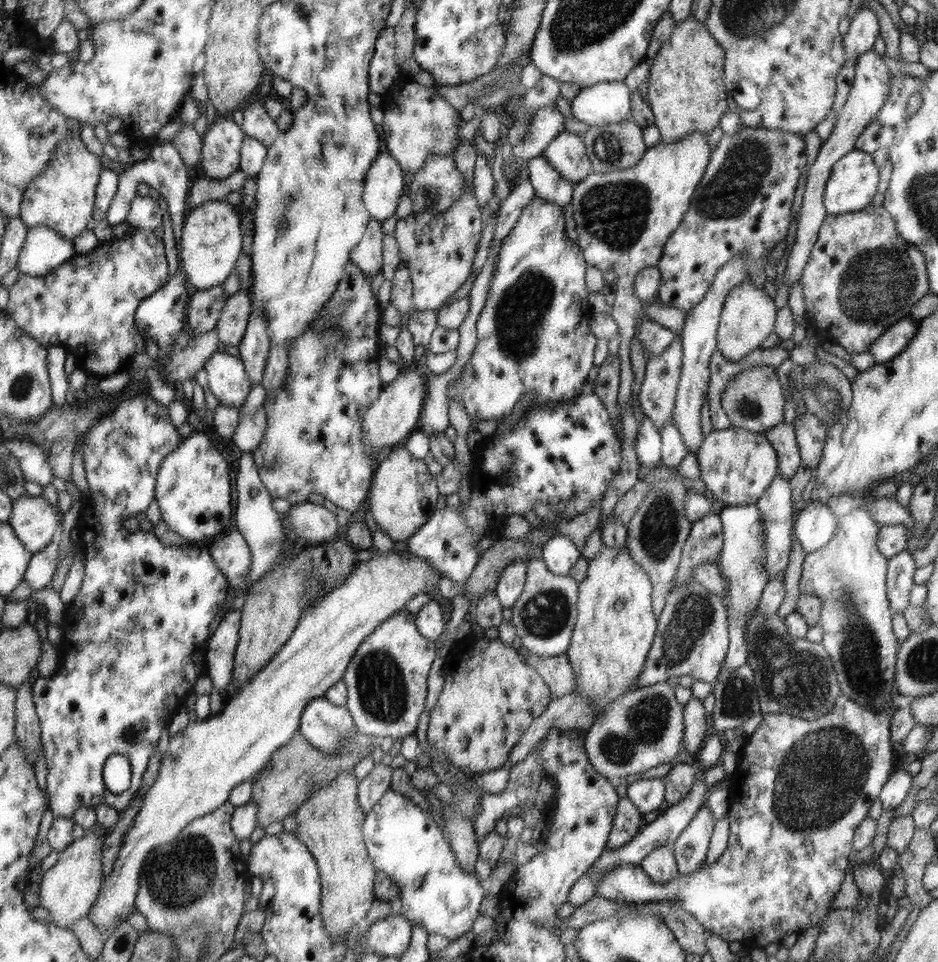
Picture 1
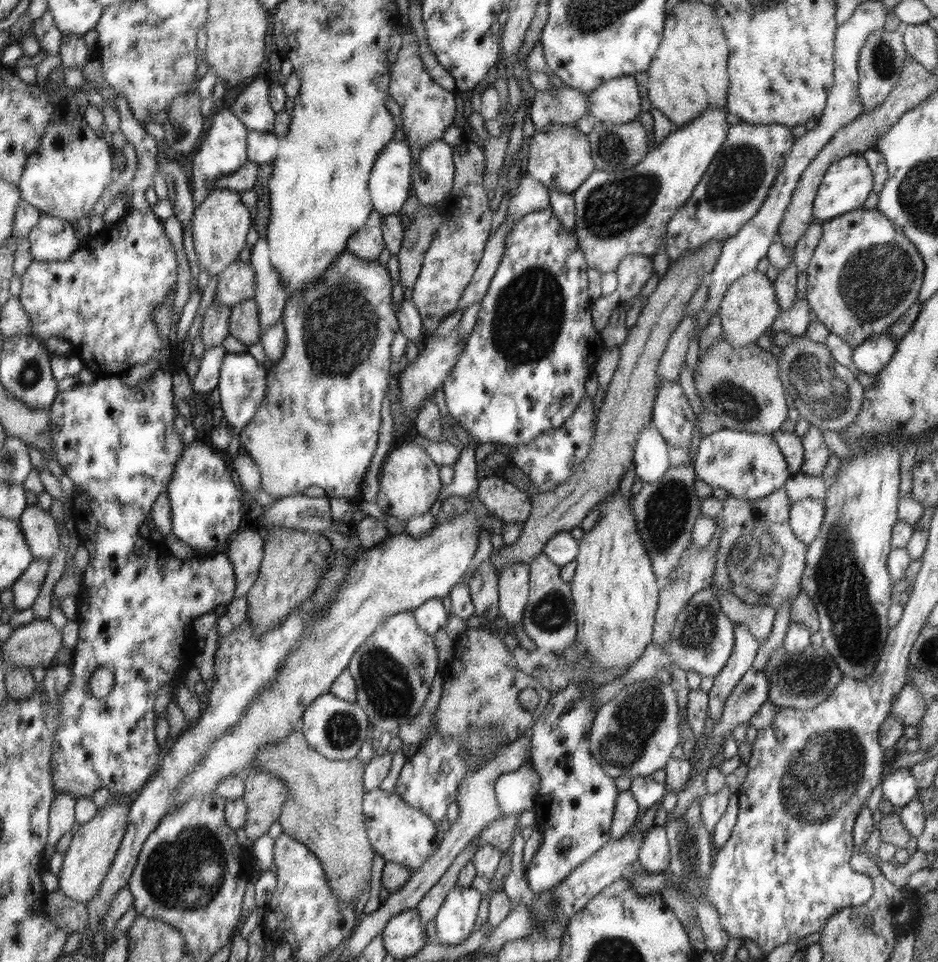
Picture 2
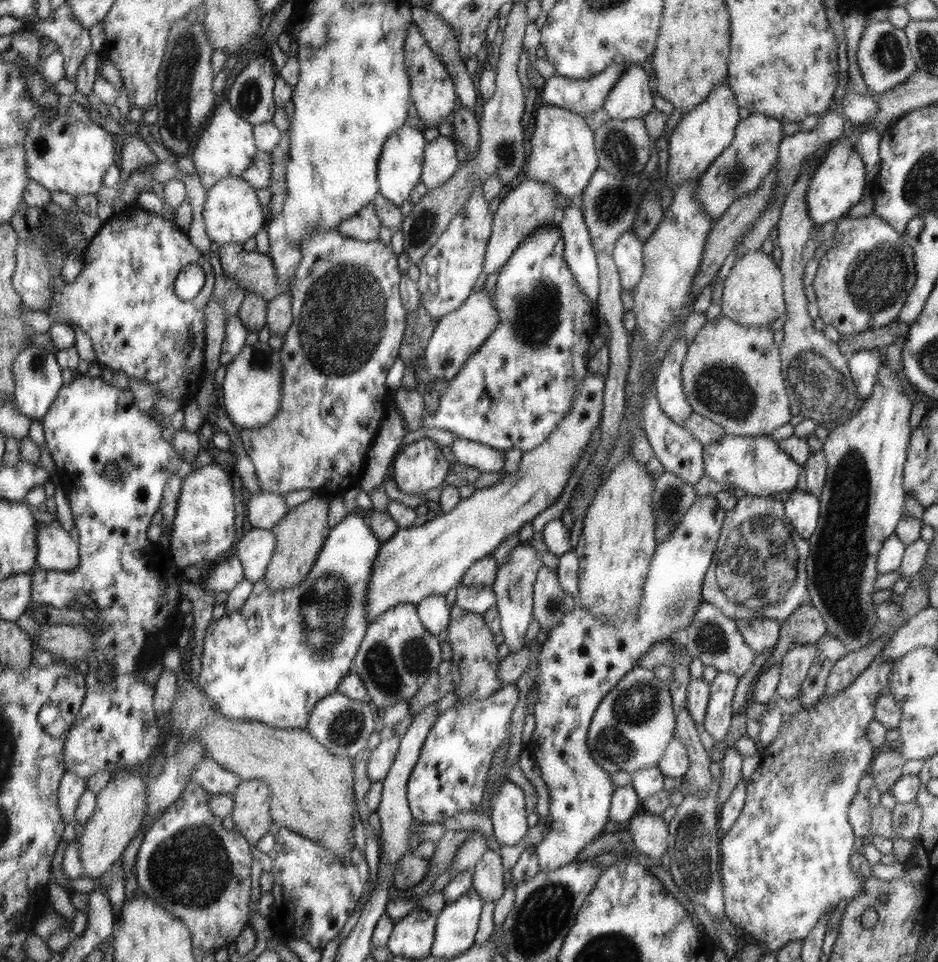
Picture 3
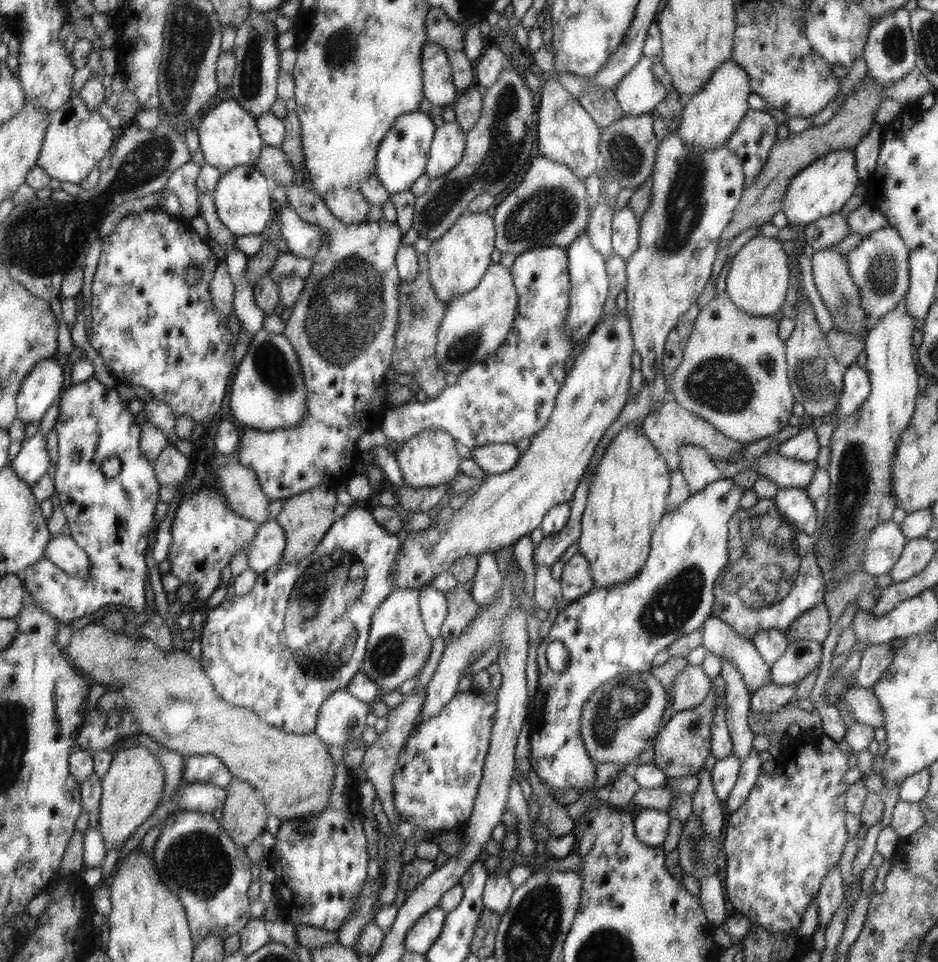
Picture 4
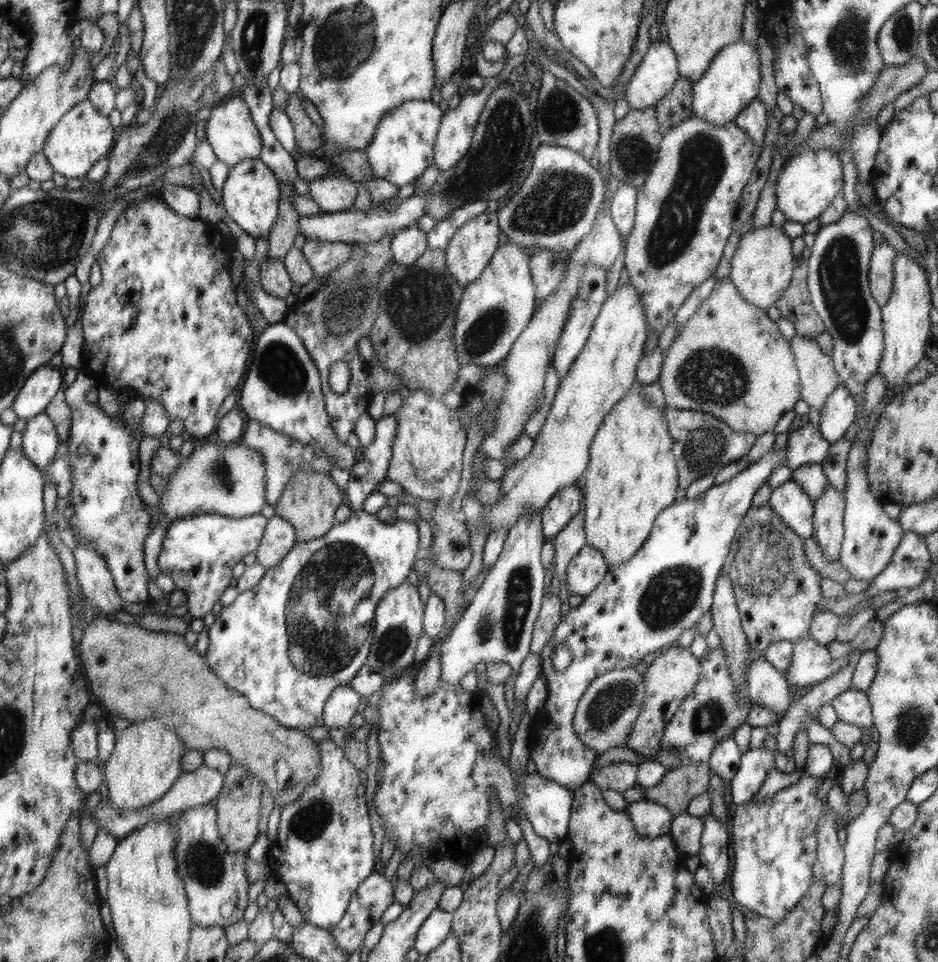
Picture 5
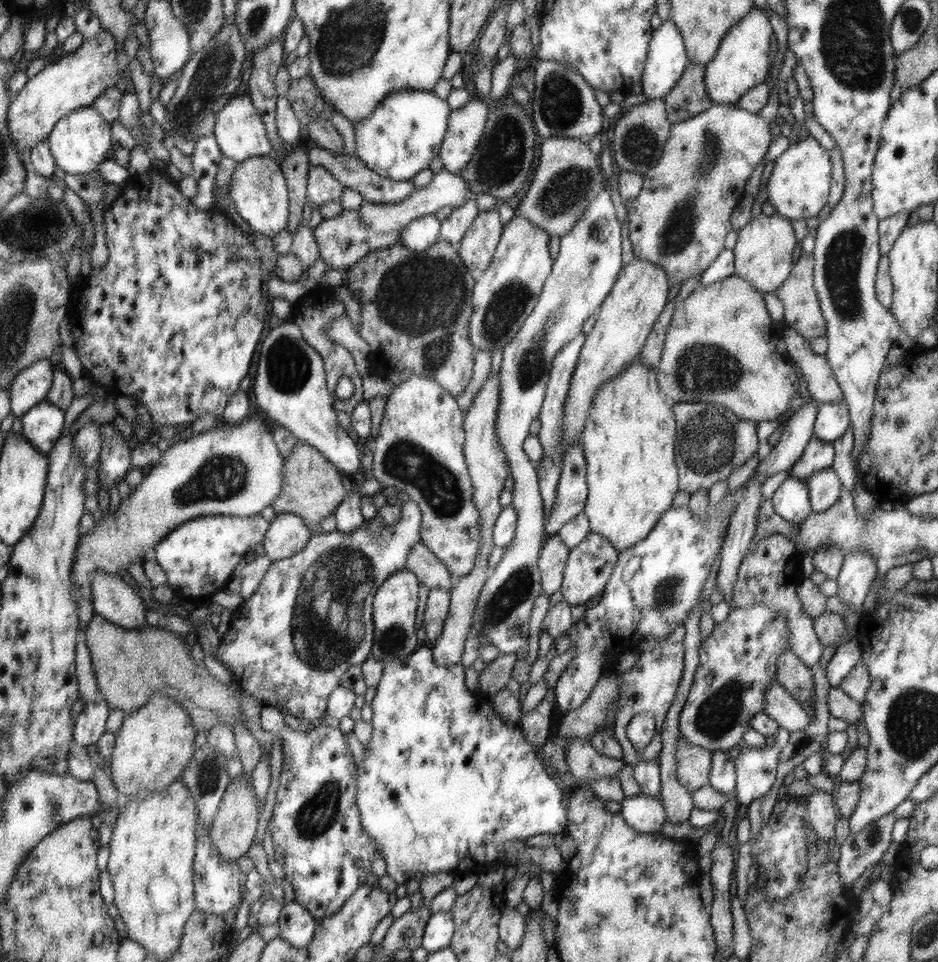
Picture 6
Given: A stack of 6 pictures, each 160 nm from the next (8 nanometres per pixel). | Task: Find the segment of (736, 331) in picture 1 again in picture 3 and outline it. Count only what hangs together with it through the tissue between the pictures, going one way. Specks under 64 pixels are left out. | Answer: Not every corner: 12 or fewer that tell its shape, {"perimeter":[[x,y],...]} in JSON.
{"perimeter":[[761,248],[722,284],[721,314],[746,328],[788,309],[780,269]]}

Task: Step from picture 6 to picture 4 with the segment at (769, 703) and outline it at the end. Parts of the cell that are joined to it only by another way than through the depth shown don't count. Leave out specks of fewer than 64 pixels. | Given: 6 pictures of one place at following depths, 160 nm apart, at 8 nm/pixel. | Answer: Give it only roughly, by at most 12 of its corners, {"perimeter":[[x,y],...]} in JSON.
{"perimeter":[[713,614],[702,646],[729,658],[748,689],[772,684],[772,665],[752,640]]}

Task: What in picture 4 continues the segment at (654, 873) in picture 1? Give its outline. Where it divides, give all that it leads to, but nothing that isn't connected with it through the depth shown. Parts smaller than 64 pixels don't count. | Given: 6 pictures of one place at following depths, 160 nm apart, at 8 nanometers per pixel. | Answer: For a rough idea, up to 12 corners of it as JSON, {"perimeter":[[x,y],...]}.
{"perimeter":[[642,809],[634,820],[638,839],[662,847],[668,811]]}

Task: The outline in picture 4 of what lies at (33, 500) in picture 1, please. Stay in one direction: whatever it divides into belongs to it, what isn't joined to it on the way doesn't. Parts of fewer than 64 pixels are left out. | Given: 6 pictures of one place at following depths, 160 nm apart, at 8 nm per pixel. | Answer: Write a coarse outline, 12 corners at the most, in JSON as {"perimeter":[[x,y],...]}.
{"perimeter":[[71,536],[49,540],[44,558],[89,577],[89,556]]}

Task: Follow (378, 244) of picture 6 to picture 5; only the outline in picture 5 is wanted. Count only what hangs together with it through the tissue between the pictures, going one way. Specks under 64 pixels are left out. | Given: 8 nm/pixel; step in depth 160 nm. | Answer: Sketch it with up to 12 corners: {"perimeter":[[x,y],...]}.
{"perimeter":[[307,239],[301,251],[325,277],[352,256],[349,242]]}

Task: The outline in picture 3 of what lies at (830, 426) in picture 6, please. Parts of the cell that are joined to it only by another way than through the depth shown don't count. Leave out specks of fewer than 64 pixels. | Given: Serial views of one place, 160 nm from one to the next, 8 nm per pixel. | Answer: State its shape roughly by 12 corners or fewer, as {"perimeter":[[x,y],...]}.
{"perimeter":[[877,348],[848,356],[862,400],[877,383],[883,358]]}

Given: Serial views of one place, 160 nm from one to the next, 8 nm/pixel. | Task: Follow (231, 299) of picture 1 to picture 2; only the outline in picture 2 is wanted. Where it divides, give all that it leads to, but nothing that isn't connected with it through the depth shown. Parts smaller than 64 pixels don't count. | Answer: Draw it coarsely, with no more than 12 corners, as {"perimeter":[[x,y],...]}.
{"perimeter":[[256,300],[231,306],[228,332],[245,345],[260,342]]}

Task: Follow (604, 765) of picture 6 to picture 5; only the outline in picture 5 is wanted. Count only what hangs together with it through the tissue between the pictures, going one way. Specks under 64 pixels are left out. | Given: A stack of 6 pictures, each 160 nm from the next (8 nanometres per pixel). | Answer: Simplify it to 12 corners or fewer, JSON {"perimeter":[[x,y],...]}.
{"perimeter":[[639,765],[598,767],[588,782],[620,794],[637,785]]}

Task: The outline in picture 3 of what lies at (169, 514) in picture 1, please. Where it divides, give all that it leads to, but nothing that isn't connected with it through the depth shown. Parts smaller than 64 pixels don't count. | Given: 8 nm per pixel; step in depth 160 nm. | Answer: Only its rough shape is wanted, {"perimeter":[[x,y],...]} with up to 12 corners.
{"perimeter":[[224,466],[184,482],[172,522],[176,566],[212,566],[234,544]]}

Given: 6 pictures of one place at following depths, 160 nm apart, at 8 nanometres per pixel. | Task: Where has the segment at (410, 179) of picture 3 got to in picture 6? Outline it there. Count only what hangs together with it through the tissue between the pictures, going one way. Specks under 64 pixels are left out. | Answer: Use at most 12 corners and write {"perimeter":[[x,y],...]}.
{"perimeter":[[395,92],[354,123],[354,156],[410,181],[447,134],[448,102]]}

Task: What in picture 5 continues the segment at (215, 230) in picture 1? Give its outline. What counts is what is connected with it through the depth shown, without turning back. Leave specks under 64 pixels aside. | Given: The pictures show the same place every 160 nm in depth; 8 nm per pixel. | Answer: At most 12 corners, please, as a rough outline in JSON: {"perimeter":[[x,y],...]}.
{"perimeter":[[265,161],[231,167],[221,206],[246,234],[279,218],[278,177]]}

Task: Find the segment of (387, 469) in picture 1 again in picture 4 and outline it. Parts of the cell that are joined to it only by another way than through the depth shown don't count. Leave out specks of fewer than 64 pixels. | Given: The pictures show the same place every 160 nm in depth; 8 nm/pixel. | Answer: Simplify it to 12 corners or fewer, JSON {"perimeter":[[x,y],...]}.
{"perimeter":[[419,432],[395,456],[414,489],[450,484],[461,474],[454,437]]}

